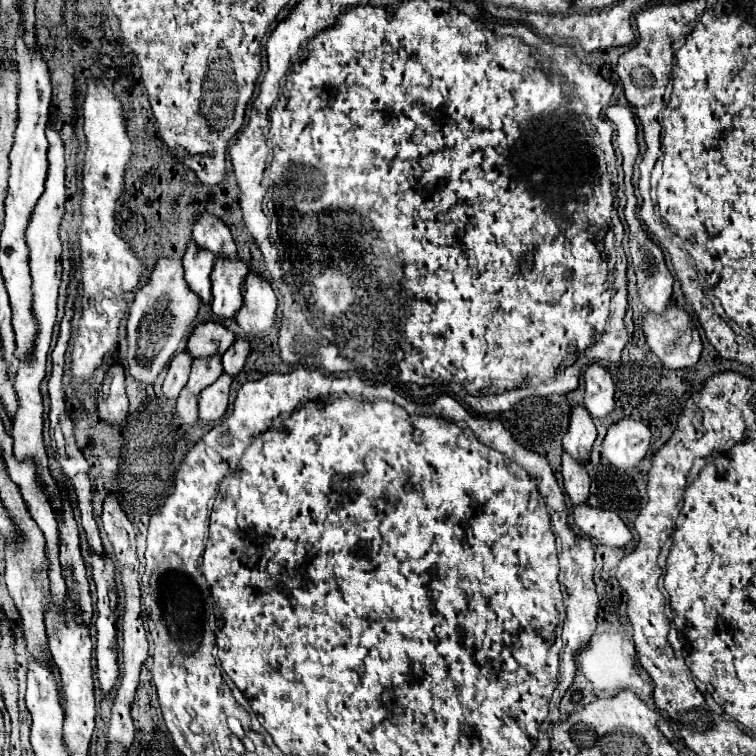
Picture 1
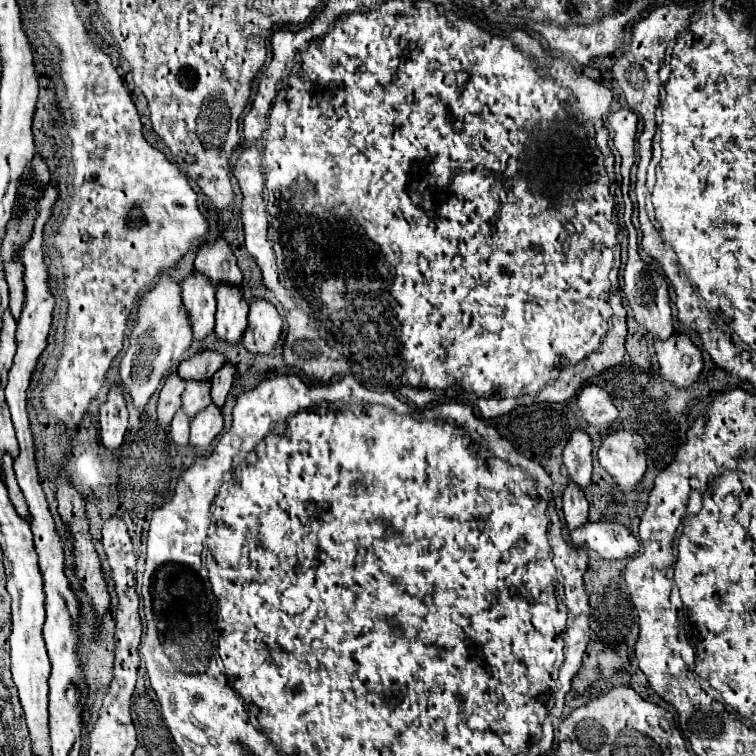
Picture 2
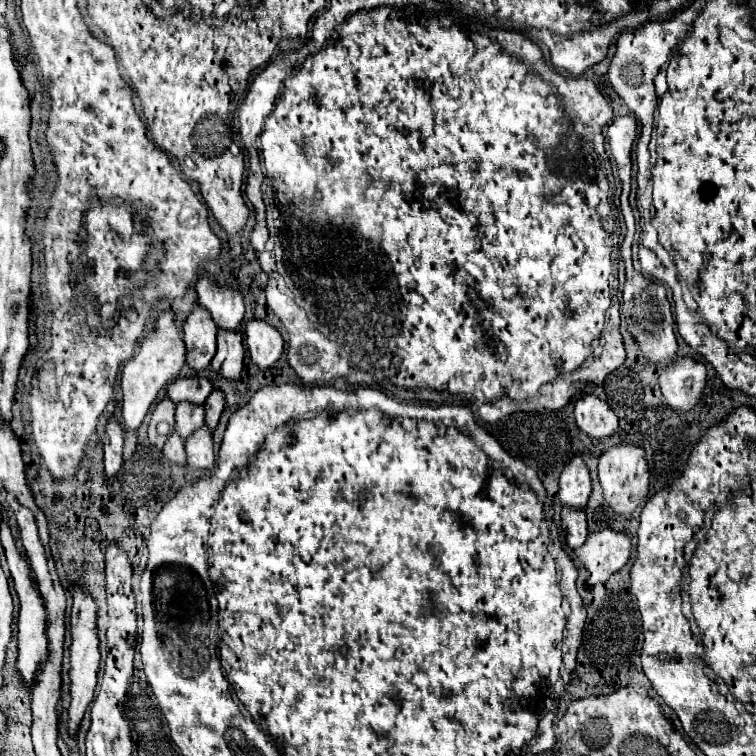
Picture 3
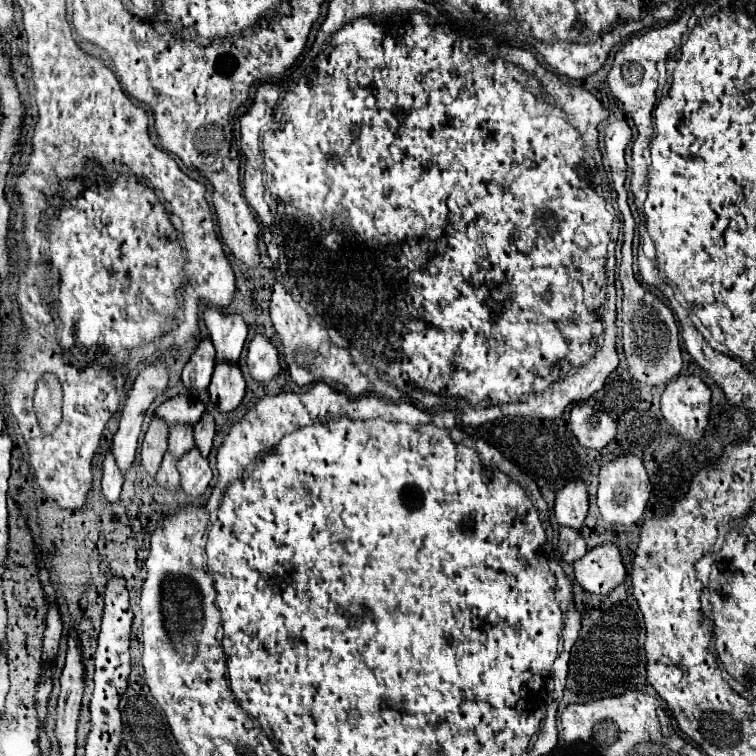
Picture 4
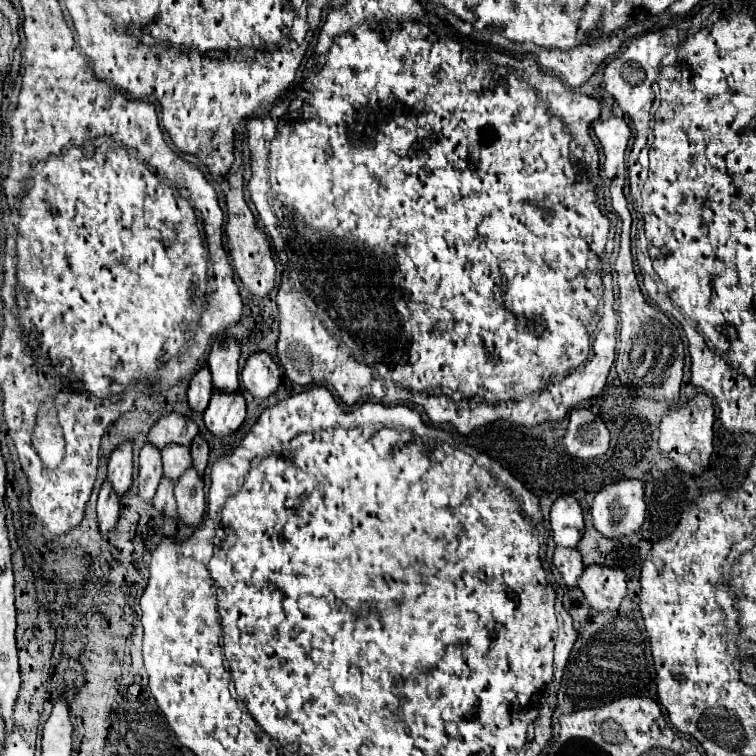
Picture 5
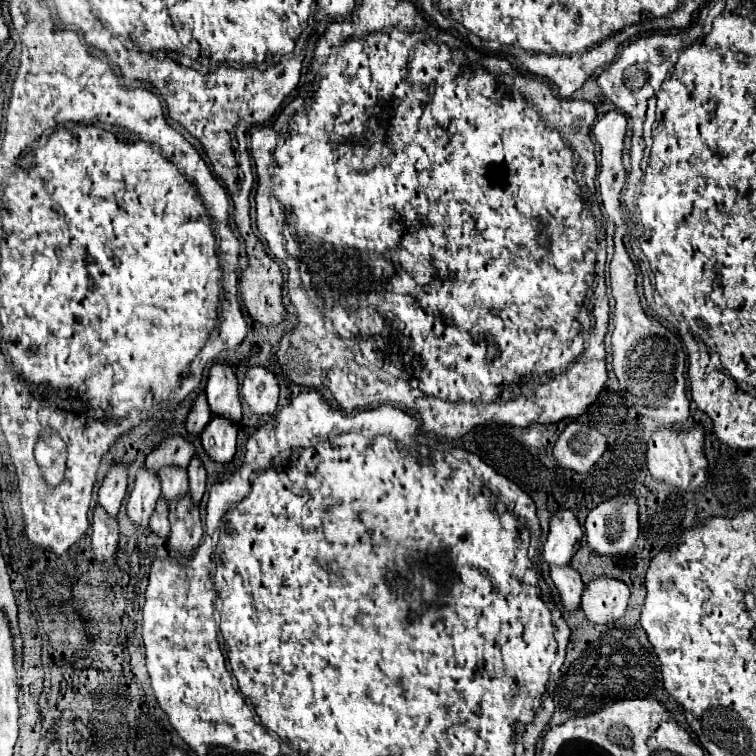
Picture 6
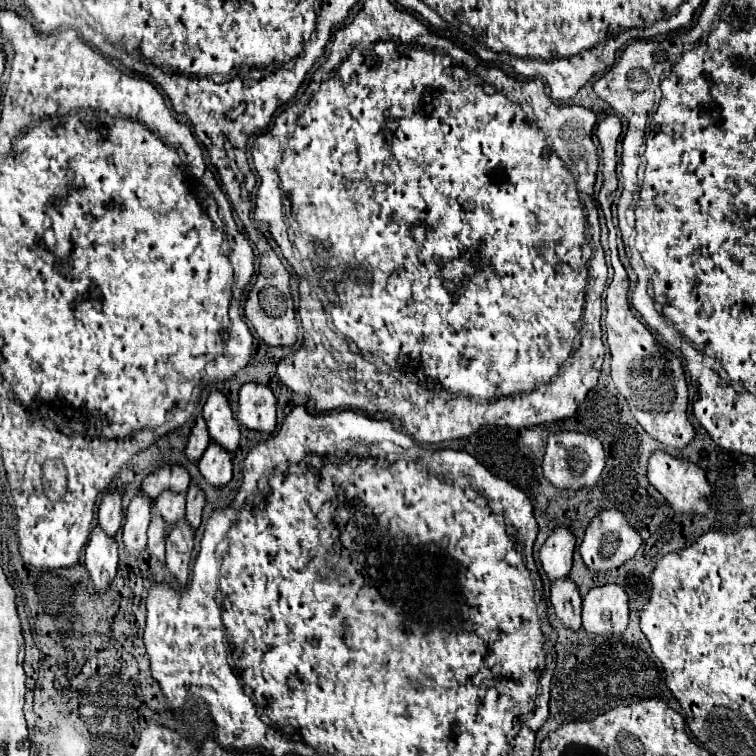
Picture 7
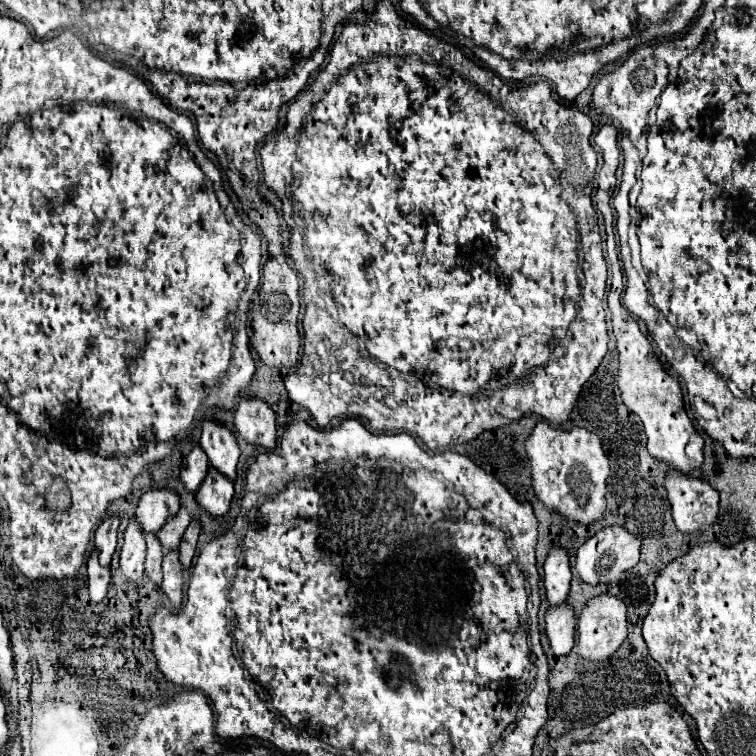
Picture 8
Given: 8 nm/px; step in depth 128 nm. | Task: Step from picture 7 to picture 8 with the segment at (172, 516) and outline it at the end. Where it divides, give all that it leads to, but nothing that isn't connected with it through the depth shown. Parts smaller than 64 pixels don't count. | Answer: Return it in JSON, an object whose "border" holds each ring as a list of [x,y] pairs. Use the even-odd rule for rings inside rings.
{"border":[[[180,508],[180,512],[164,524],[164,528],[158,534],[158,540],[164,546],[164,550],[178,550],[180,540],[184,536],[186,528],[190,526],[190,522],[192,522],[192,518],[188,516],[188,512],[184,508]]]}

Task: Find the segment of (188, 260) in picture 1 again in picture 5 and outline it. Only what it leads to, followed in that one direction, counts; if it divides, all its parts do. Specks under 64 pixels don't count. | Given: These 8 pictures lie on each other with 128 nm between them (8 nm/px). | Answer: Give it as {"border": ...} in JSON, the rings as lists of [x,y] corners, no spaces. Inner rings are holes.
{"border":[[[204,366],[190,380],[190,388],[188,388],[190,410],[198,412],[198,414],[206,412],[210,398],[212,398],[212,378],[210,378],[210,370]]]}

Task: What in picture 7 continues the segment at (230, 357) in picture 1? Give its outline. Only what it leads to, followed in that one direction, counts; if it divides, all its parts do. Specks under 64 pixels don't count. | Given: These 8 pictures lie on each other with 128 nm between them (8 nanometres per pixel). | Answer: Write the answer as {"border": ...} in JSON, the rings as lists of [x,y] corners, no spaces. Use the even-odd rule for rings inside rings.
{"border":[[[190,484],[188,492],[186,492],[186,520],[192,526],[192,530],[198,530],[200,522],[202,522],[202,508],[204,508],[204,492],[196,486]]]}

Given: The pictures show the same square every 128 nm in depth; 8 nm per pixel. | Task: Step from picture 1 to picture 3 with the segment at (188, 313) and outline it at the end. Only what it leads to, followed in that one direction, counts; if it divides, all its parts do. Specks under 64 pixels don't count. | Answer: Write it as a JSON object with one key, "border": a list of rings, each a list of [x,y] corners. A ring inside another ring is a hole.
{"border":[[[164,312],[158,318],[156,328],[140,342],[140,352],[126,362],[124,372],[122,372],[122,390],[124,390],[124,400],[122,400],[122,418],[124,418],[124,432],[132,434],[138,430],[138,426],[142,424],[148,408],[152,406],[152,402],[158,396],[158,390],[166,388],[180,372],[180,368],[184,366],[184,340],[178,332],[178,328],[174,326],[172,314]]]}

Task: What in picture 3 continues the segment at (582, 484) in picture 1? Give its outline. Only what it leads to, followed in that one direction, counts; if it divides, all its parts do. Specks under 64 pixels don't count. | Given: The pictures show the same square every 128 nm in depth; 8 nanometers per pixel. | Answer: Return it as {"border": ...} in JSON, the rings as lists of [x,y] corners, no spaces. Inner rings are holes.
{"border":[[[562,508],[562,530],[564,530],[566,546],[570,550],[576,550],[578,546],[582,546],[584,540],[586,540],[586,536],[588,536],[584,510]]]}

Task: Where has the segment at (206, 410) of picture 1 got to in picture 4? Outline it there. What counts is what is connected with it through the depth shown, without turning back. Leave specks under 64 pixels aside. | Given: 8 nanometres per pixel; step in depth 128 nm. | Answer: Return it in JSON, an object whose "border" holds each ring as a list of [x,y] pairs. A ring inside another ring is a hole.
{"border":[[[192,448],[184,458],[178,460],[178,472],[180,472],[180,488],[184,490],[184,494],[192,498],[200,498],[212,480],[208,460],[200,456],[198,448]]]}

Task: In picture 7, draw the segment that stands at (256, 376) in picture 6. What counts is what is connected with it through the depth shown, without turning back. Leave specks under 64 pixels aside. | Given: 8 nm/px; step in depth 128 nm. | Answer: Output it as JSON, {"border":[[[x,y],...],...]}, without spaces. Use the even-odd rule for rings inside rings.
{"border":[[[244,384],[238,394],[236,420],[248,430],[272,434],[276,428],[276,398],[268,386]]]}

